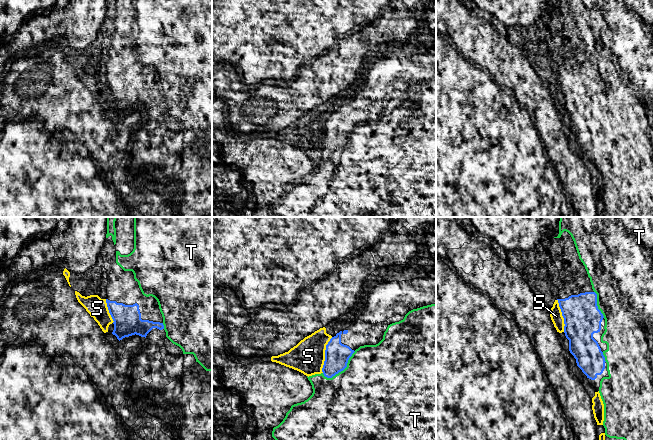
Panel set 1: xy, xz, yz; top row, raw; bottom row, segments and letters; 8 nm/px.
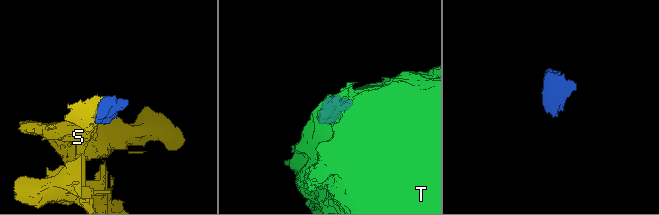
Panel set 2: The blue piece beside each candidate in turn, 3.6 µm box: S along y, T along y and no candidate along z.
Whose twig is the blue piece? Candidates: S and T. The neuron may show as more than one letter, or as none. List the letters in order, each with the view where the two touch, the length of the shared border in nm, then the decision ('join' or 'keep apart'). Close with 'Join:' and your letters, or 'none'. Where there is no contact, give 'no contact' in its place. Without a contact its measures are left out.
S: contact in xz; length 300 nm; keep apart
T: contact in xz; length 320 nm; join
Join: T

